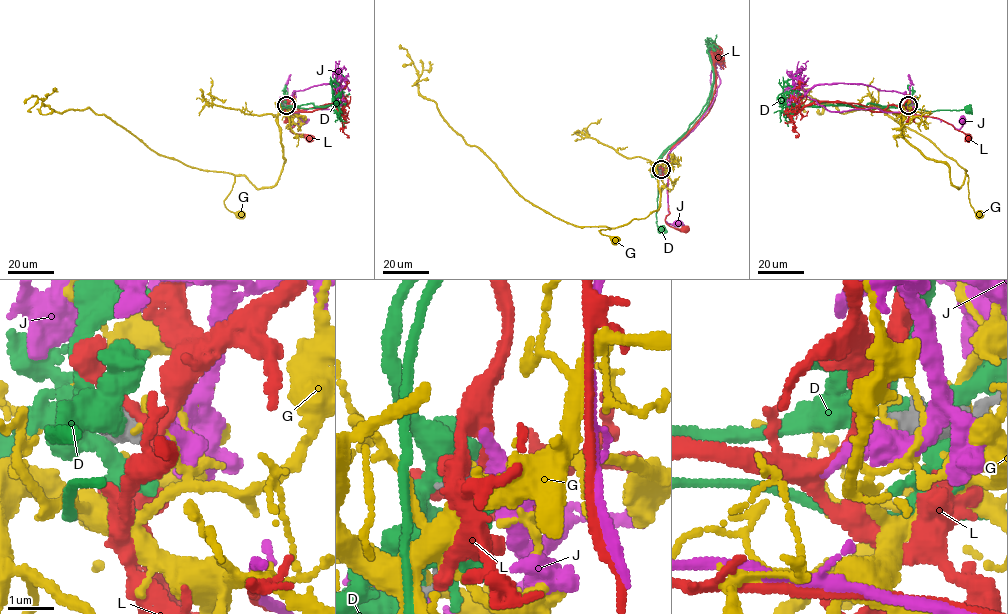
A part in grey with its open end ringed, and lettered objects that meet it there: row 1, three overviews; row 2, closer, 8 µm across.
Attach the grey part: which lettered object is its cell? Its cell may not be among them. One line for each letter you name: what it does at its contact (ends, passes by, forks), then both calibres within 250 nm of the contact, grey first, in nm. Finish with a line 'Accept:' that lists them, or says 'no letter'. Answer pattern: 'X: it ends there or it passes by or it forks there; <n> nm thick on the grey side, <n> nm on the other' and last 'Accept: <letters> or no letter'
L: it forks there; 480 nm thick on the grey side, 200 nm on the other
Accept: L

